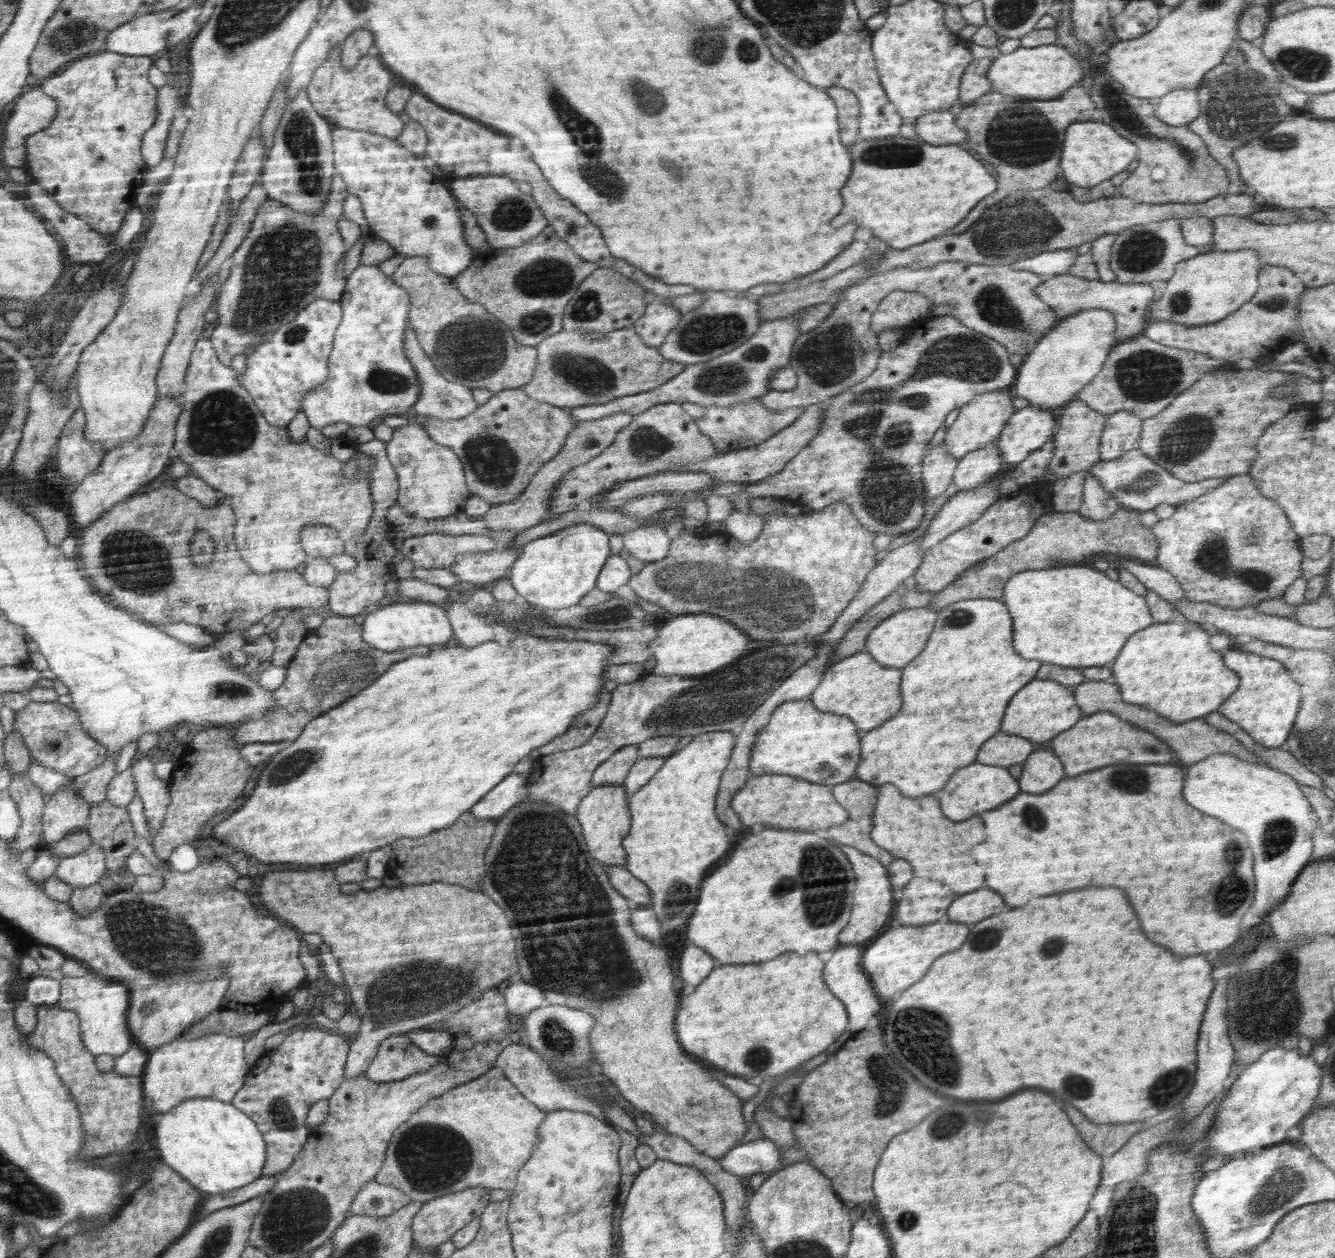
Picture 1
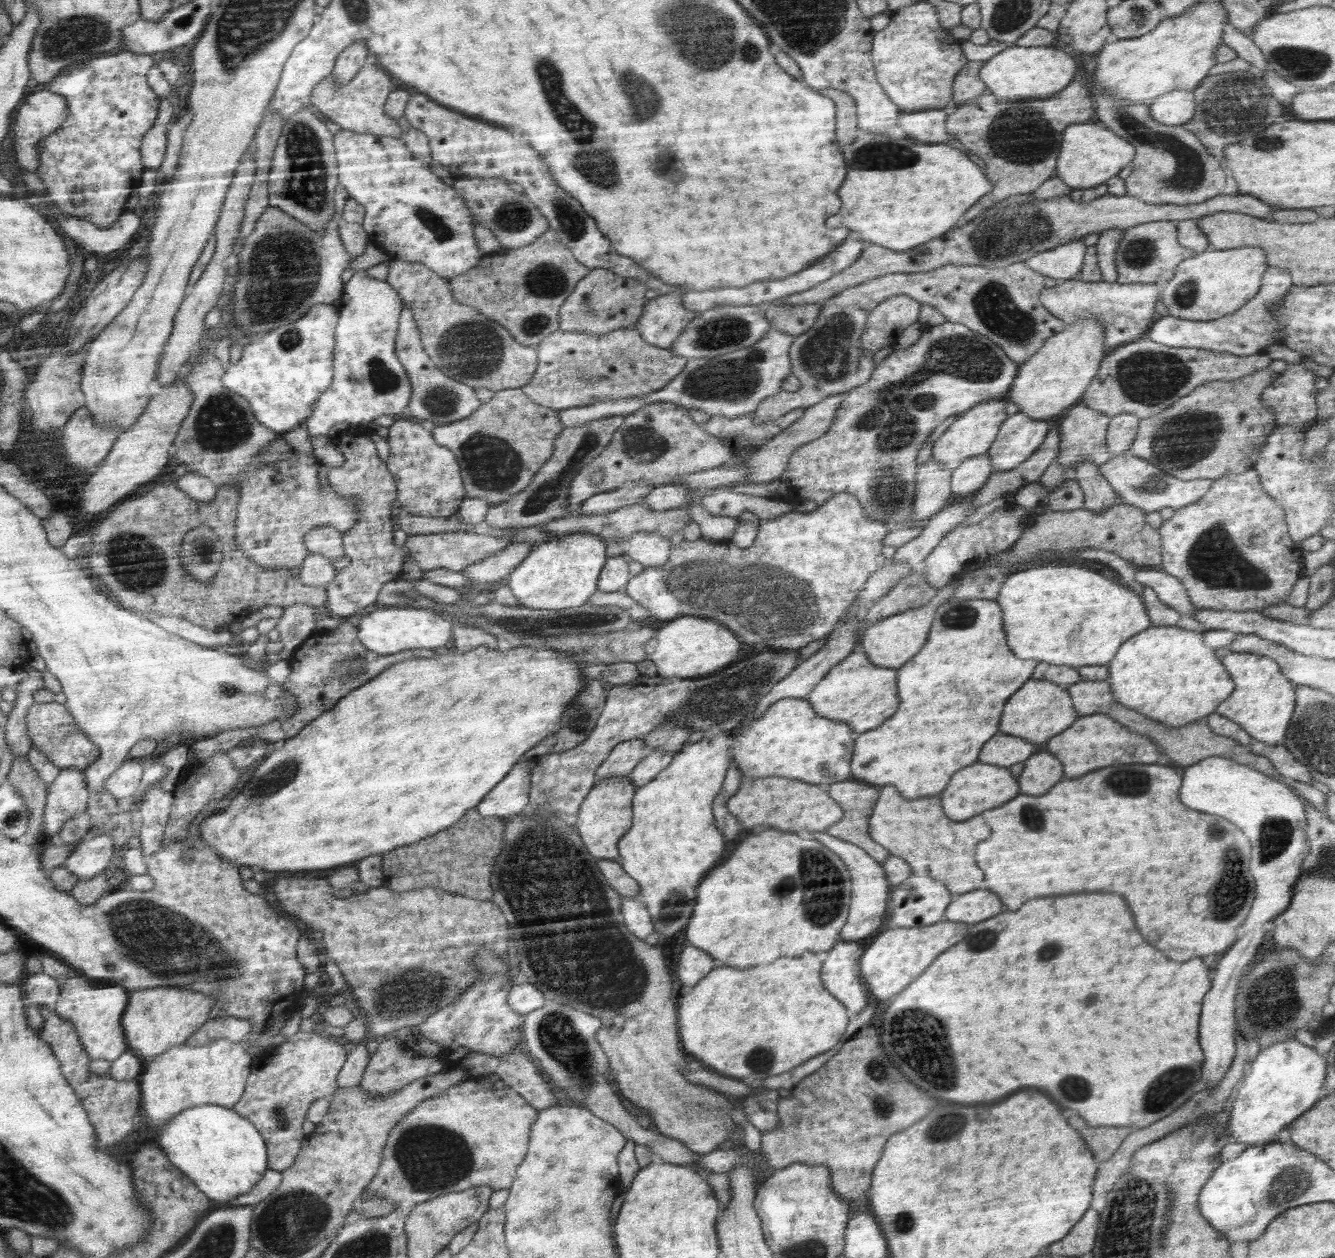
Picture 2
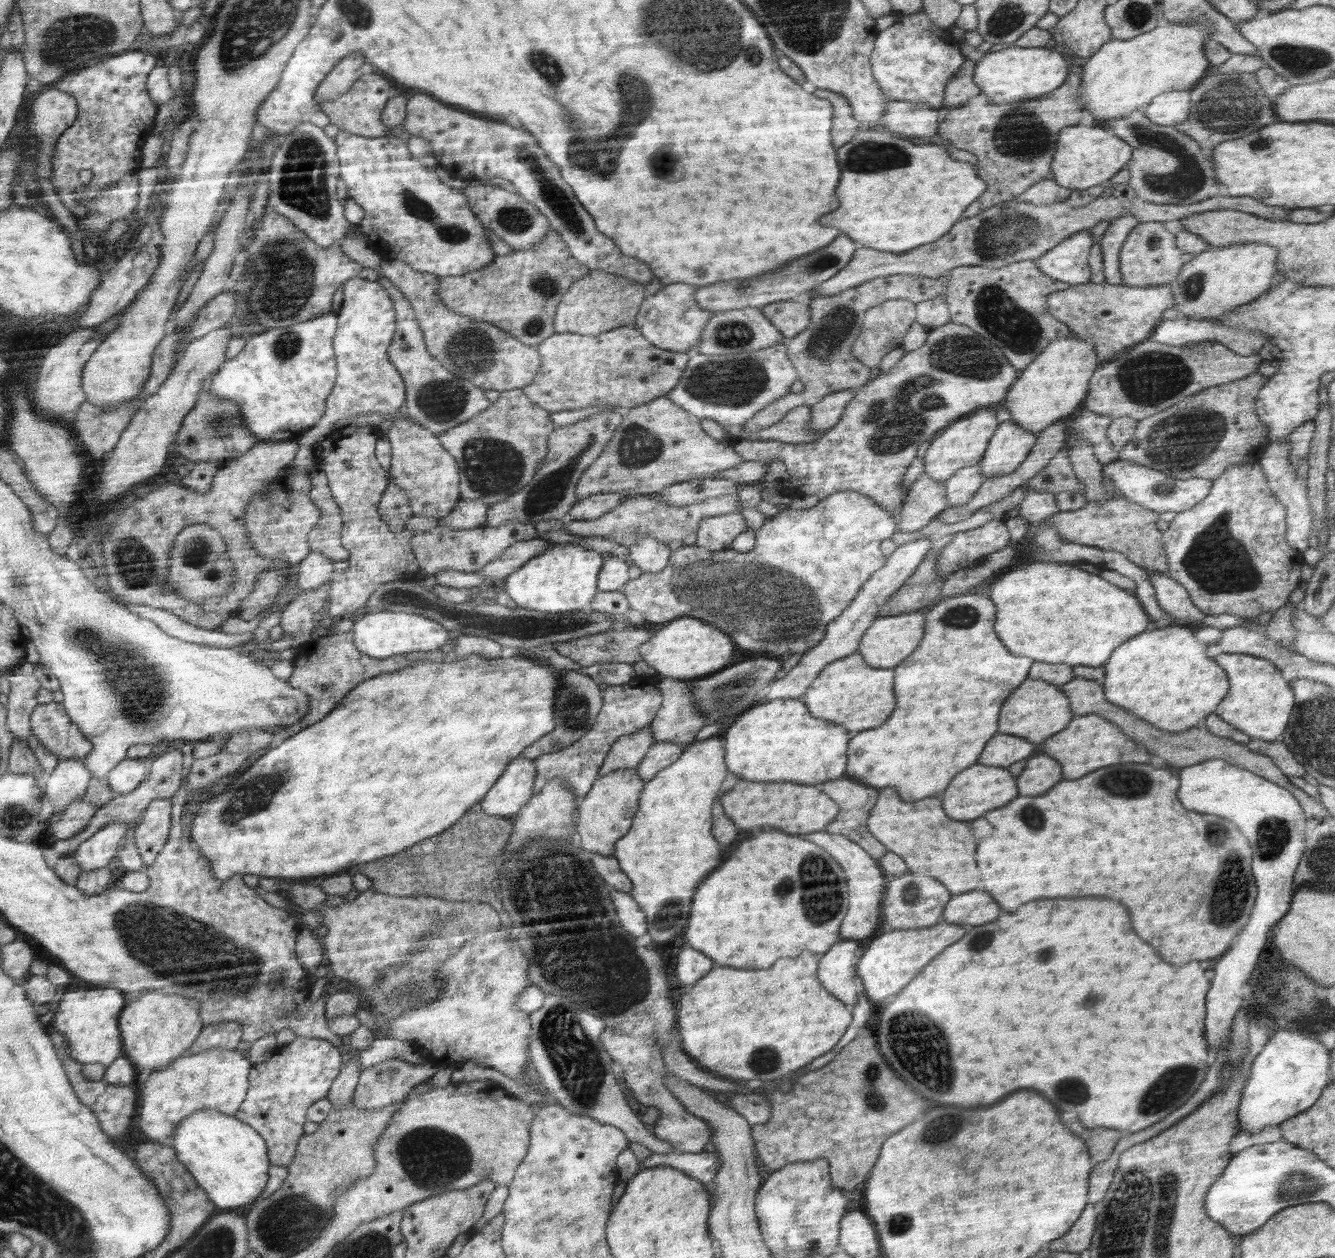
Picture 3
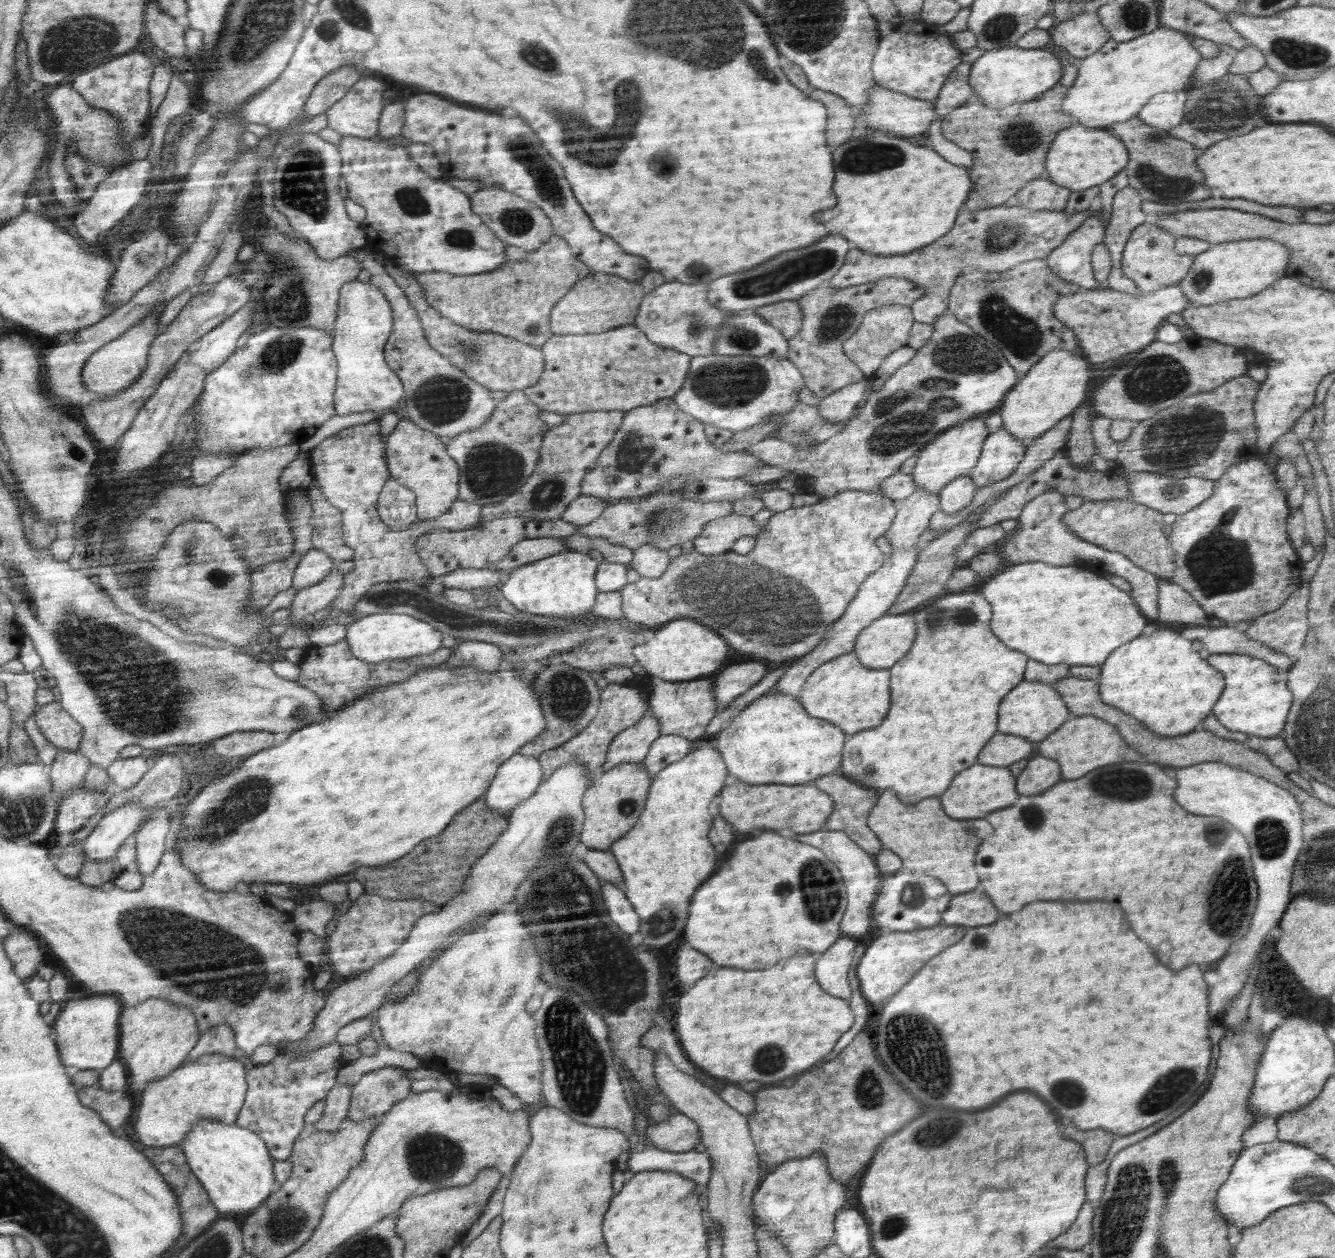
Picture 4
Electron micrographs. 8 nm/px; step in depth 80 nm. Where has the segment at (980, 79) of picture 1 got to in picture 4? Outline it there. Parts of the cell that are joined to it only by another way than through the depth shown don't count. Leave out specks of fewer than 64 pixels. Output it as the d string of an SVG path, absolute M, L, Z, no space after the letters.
M970 62L960 63L946 77L936 100L933 102L933 109L936 112L938 121L944 119L954 108L962 106L975 95L974 89L968 84Z

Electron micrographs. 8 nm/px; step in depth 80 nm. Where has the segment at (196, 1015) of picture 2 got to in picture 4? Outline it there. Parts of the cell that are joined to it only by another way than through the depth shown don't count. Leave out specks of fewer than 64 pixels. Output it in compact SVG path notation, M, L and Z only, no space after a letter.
M149 998L144 1004L124 1009L120 1022L122 1038L119 1060L127 1068L127 1091L132 1094L137 1090L144 1091L156 1080L168 1077L186 1061L187 1054L199 1042L199 1027L194 1011L164 998Z

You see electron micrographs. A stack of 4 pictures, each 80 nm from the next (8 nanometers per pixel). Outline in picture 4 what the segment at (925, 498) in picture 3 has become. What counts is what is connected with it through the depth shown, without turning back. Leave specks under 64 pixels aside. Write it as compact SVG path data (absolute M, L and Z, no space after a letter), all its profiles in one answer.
M917 486L914 492L898 503L897 513L883 534L894 550L908 550L919 544L919 536L928 528L930 517L939 510L939 492L927 492Z

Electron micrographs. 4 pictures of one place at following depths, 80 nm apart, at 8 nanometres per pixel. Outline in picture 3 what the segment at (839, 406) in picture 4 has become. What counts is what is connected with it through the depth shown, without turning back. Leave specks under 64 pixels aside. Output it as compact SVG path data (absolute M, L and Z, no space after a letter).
M859 388L850 390L840 390L824 397L818 405L812 406L809 429L815 433L826 432L838 424L840 417L844 414L844 409L855 397L855 392Z

